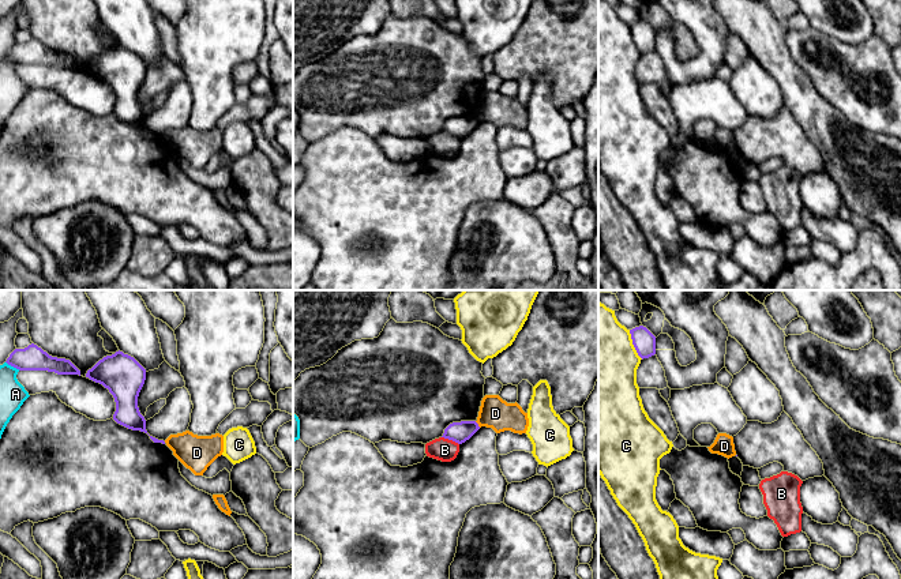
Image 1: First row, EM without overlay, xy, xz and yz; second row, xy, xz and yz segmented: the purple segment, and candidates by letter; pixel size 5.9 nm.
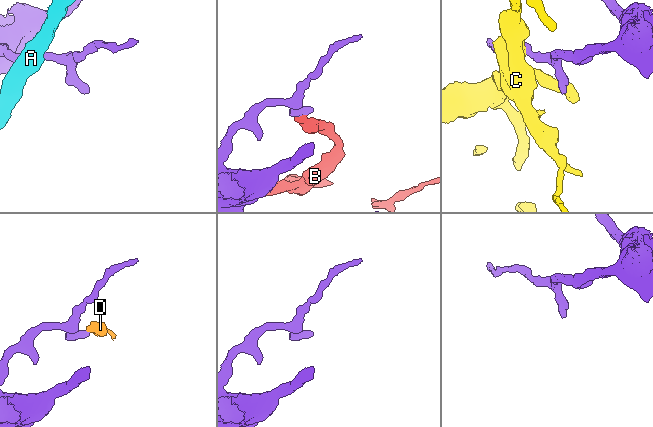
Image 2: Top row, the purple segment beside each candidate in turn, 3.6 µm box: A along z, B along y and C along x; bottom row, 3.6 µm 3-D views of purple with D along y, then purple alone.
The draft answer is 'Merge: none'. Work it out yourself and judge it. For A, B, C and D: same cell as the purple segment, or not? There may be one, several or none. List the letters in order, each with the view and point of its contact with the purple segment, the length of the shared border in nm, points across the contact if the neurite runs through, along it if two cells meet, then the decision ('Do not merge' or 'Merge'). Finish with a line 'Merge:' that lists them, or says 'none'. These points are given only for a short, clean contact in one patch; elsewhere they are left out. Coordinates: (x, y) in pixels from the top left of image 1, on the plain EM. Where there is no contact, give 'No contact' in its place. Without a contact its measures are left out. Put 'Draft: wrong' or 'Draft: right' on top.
Draft: right
A: Touches purple at xy (12, 60). Shared border 100 nm. Boundary: xy (6, 56), (19, 64). Do not merge
B: Touches purple at xz (450, 134). Shared border 120 nm. Do not merge
C: Touches purple at yz (633, 38). Shared border 190 nm. Boundary: yz (629, 25), (631, 38), (642, 53). Do not merge
D: Touches purple at xz (477, 119). Shared border 50 nm. Boundary: xz (475, 116), (480, 121). Do not merge
Merge: none

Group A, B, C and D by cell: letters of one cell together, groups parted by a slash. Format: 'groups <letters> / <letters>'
groups A / B / C / D

